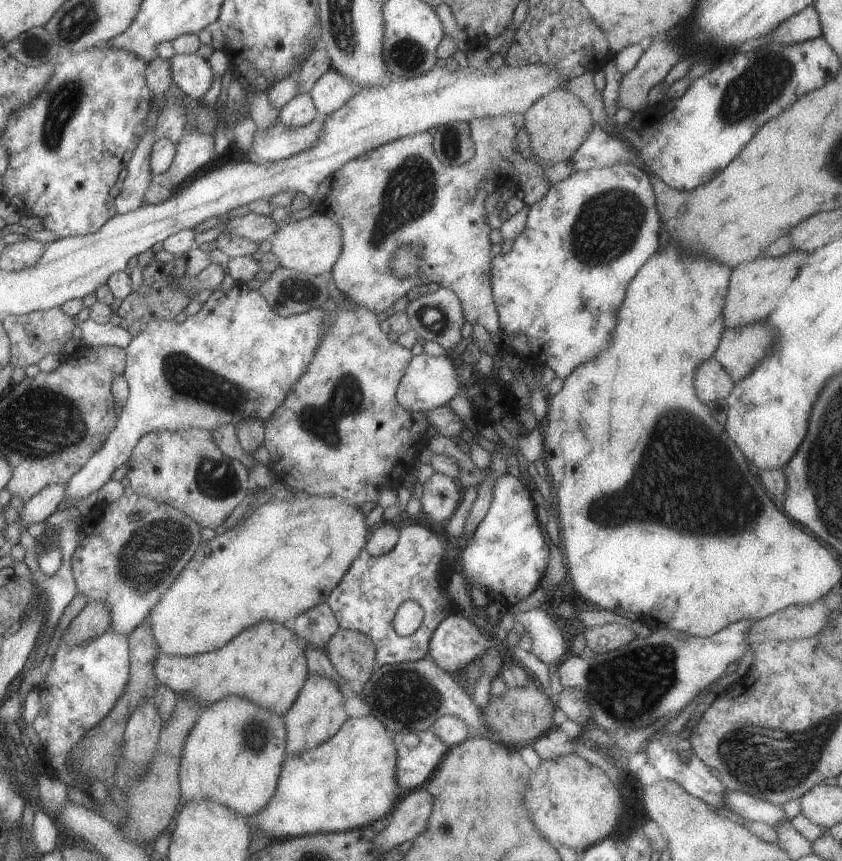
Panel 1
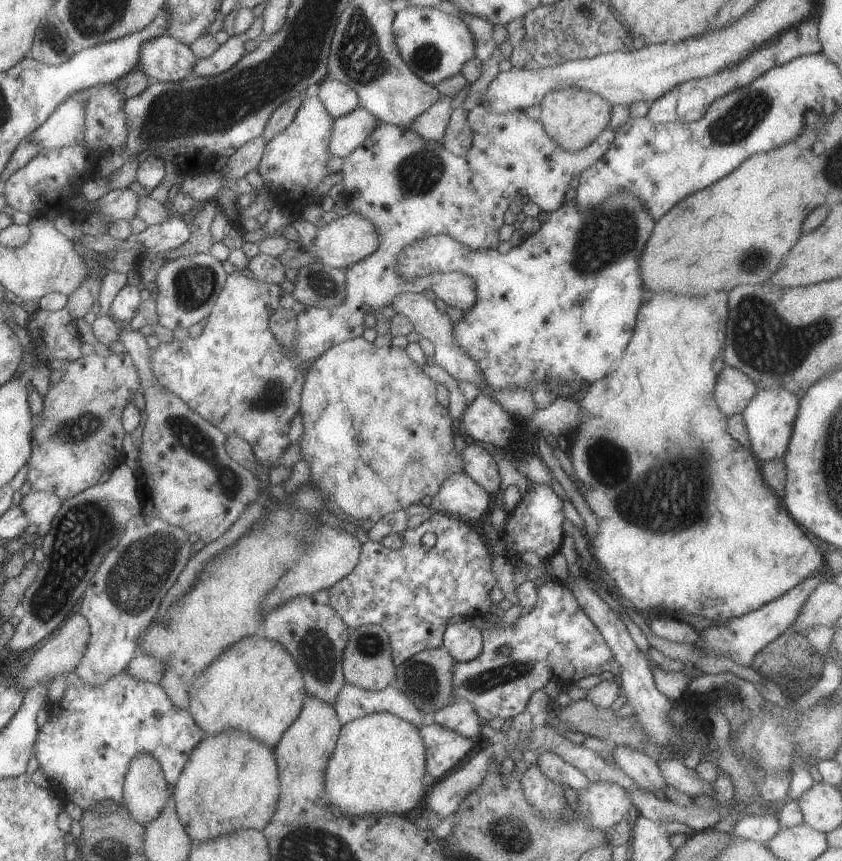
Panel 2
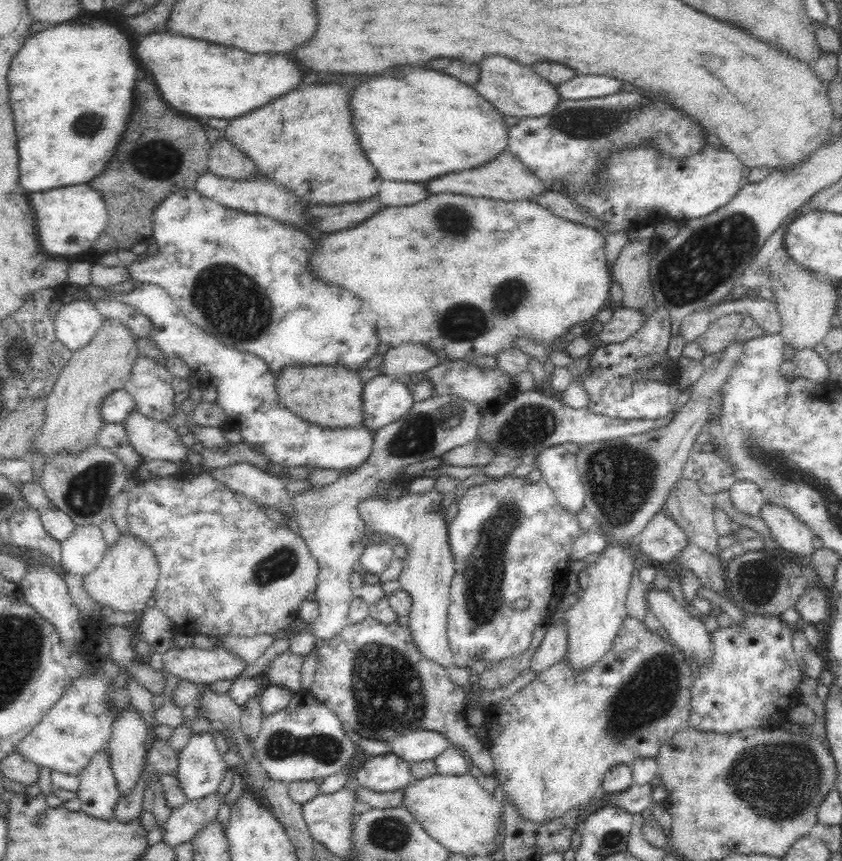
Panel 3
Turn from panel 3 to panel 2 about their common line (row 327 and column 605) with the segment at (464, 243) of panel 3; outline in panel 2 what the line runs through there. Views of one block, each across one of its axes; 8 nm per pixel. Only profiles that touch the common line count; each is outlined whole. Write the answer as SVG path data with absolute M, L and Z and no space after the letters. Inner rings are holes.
M658 292L658 298L650 298L640 306L638 322L634 336L624 350L620 360L611 364L604 380L594 382L582 398L580 398L580 410L582 410L582 422L578 430L570 436L570 451L567 453L574 474L580 480L579 492L588 502L588 506L596 515L598 531L594 536L593 544L589 545L592 554L598 560L600 566L606 570L606 574L616 582L613 594L625 604L634 606L638 612L655 617L656 608L664 607L666 612L682 612L708 618L719 624L730 619L738 618L758 610L760 606L784 596L792 590L796 584L802 584L808 576L814 576L824 566L824 556L818 552L814 542L808 538L808 534L792 520L791 514L786 510L782 500L768 484L766 484L761 470L758 470L756 457L753 451L740 442L734 440L728 430L728 417L718 412L718 404L714 400L714 388L721 369L724 367L723 352L726 342L726 322L728 322L728 294L726 292L710 292L706 296L684 296L684 294L672 294L672 292ZM702 599L714 599L713 606L705 606Z

